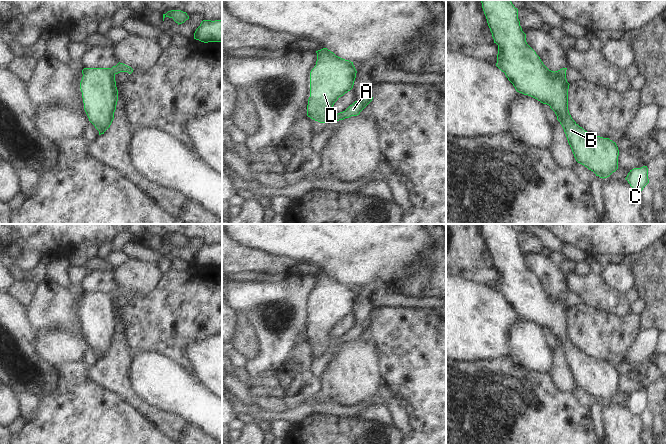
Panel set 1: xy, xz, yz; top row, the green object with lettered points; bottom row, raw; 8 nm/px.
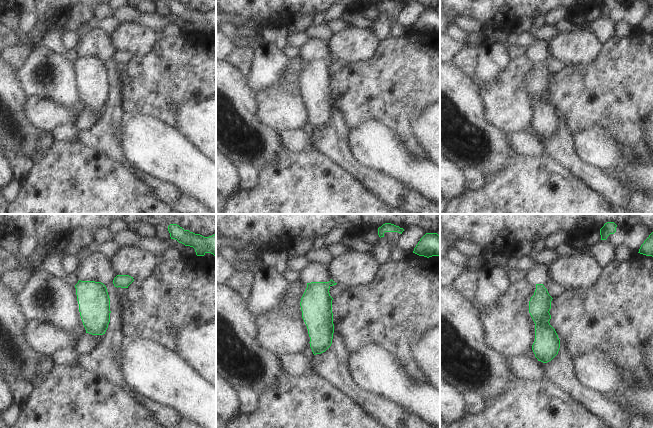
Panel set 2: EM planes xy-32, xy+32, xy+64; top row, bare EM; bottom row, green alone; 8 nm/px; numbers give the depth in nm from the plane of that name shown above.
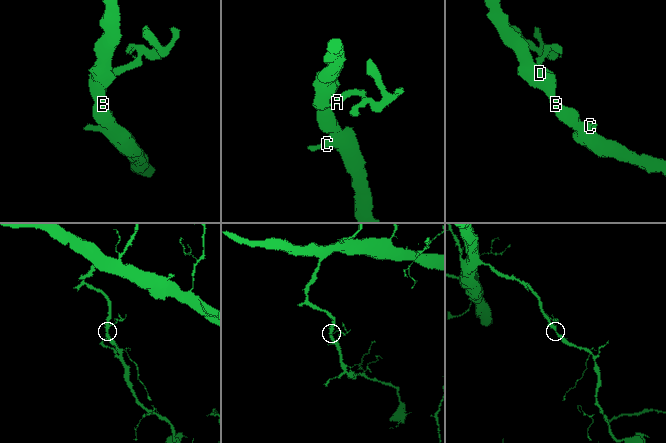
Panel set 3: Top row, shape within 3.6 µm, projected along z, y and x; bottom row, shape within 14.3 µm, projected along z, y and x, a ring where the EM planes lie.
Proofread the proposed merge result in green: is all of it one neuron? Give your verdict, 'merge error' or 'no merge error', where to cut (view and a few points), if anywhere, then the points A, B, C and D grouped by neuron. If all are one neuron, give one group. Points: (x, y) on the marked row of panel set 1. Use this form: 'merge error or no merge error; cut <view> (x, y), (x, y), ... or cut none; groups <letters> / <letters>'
no merge error; cut none; groups A B C D

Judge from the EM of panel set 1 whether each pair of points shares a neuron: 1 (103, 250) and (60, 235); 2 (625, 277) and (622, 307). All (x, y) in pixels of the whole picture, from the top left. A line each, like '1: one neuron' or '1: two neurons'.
1: two neurons
2: two neurons

